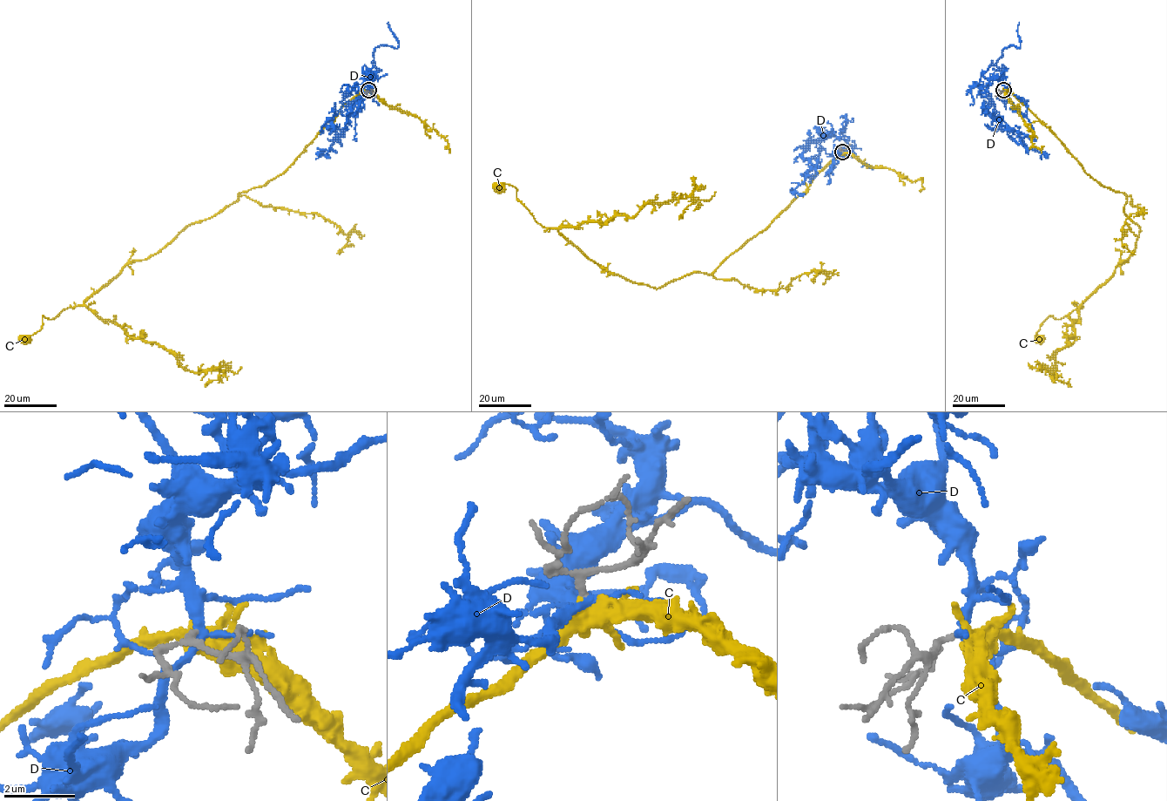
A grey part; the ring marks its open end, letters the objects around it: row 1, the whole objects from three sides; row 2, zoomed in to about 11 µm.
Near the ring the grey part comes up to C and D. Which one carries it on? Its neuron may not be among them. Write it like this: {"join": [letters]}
{"join": ["D"]}

